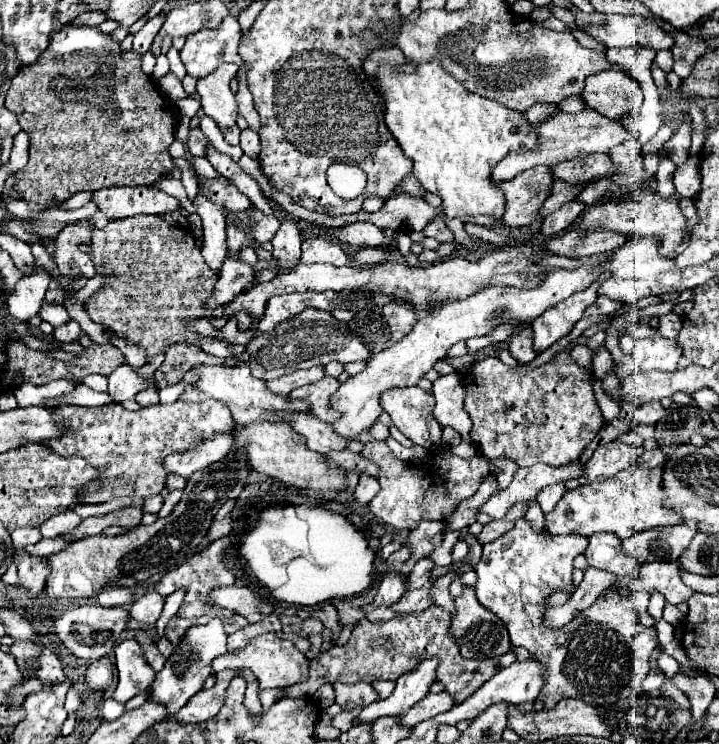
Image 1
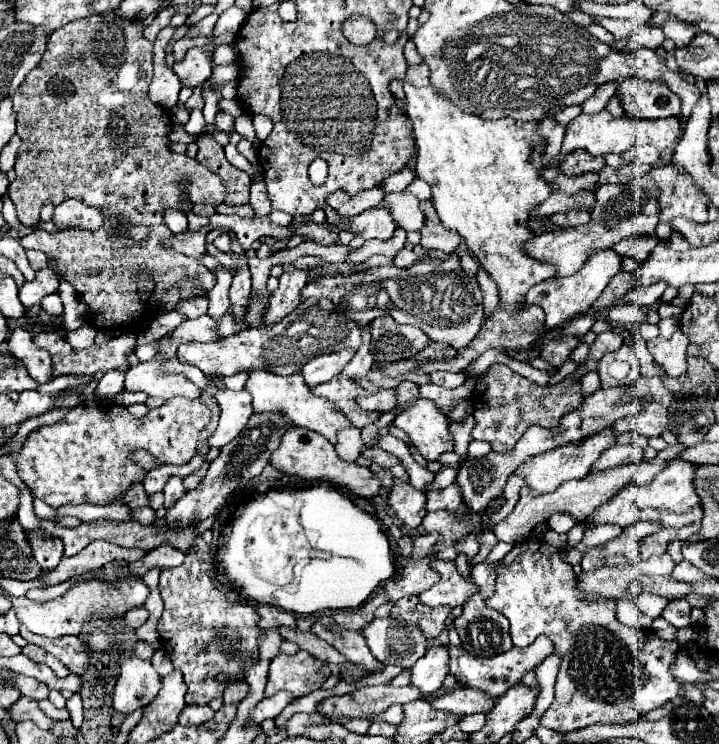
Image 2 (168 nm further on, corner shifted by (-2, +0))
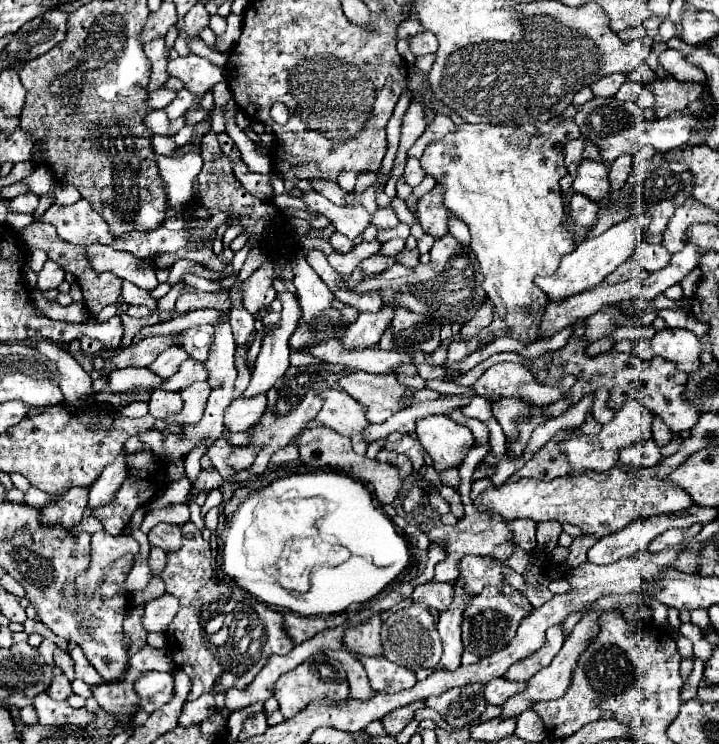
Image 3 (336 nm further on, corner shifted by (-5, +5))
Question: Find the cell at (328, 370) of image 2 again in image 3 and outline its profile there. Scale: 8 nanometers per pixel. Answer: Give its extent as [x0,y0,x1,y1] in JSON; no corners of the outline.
[341,304,395,348]

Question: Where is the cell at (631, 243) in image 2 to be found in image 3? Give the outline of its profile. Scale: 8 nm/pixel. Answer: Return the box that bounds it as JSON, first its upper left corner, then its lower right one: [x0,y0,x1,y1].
[633,240,671,272]

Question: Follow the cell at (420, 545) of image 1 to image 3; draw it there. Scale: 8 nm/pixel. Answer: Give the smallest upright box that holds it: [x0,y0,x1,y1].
[473,466,693,538]

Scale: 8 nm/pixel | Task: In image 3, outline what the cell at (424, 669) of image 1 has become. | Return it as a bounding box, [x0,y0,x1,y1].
[437,580,471,670]

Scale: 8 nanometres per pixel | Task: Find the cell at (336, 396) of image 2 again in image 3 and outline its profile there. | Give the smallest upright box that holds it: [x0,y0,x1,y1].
[339,372,413,424]

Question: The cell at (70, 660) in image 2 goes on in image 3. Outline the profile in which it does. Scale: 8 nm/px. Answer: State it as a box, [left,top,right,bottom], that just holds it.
[69,646,105,686]

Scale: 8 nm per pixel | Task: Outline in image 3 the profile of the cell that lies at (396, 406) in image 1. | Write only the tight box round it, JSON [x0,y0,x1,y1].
[415,416,475,472]

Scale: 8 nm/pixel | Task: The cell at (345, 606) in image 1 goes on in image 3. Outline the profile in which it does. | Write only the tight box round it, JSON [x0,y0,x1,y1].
[345,616,383,656]

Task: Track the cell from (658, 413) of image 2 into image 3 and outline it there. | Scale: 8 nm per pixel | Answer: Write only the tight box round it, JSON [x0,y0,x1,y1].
[653,416,673,446]

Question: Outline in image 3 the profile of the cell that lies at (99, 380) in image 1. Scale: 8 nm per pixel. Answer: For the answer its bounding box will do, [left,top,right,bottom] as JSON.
[225,394,267,432]

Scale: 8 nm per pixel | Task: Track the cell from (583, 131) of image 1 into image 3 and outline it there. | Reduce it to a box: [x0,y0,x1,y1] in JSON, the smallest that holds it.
[575,98,697,162]

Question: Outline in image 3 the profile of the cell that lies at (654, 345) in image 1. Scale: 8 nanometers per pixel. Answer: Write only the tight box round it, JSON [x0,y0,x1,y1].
[651,328,701,374]

